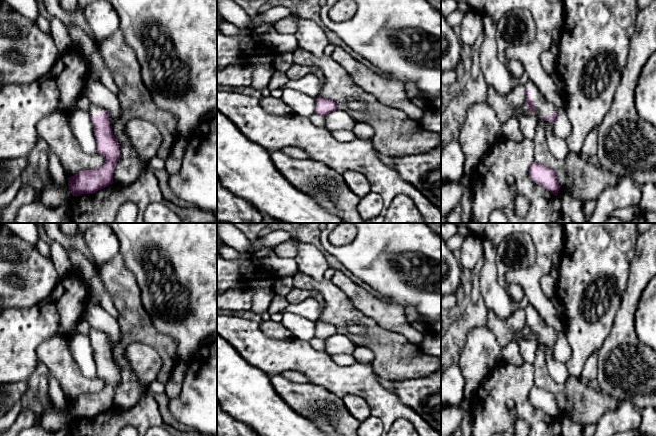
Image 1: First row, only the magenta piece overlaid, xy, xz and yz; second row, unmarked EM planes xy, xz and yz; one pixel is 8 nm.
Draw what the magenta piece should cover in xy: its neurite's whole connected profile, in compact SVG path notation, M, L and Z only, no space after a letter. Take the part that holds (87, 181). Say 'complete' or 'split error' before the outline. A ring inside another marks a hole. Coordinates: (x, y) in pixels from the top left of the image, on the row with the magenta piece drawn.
split error; M90 104L89 114L94 126L97 152L103 156L104 164L99 169L83 170L68 178L68 188L73 196L92 194L113 184L113 172L120 156L108 111Z

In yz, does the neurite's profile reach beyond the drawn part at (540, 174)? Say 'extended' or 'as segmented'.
as segmented

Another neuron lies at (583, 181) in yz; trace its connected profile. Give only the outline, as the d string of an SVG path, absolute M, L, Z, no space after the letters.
M541 120L536 126L534 162L555 171L560 187L580 201L597 200L604 189L617 183L616 175L595 167L581 155L570 153L566 159L557 159L549 150L545 128Z

